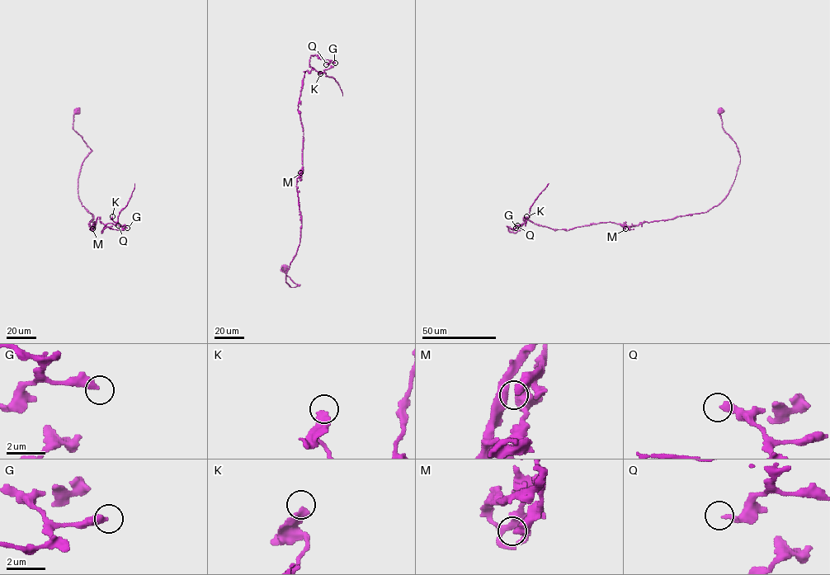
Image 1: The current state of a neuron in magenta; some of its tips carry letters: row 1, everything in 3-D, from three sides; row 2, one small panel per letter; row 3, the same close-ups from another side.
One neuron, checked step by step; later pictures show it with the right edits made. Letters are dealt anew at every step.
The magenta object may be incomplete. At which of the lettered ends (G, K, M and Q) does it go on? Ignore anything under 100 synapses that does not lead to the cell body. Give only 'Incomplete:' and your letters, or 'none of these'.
Incomplete: none of these

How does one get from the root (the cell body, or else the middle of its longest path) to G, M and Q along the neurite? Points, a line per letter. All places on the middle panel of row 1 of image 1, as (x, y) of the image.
G: (285, 267), (299, 285), (290, 287), (285, 275), (301, 225), (302, 81), (313, 68), (311, 56), (335, 63)
M: (285, 267), (280, 270), (299, 285), (290, 287), (285, 275), (299, 244), (296, 185), (300, 172)
Q: (285, 267), (299, 285), (285, 278), (301, 225), (298, 101), (310, 56), (326, 64)

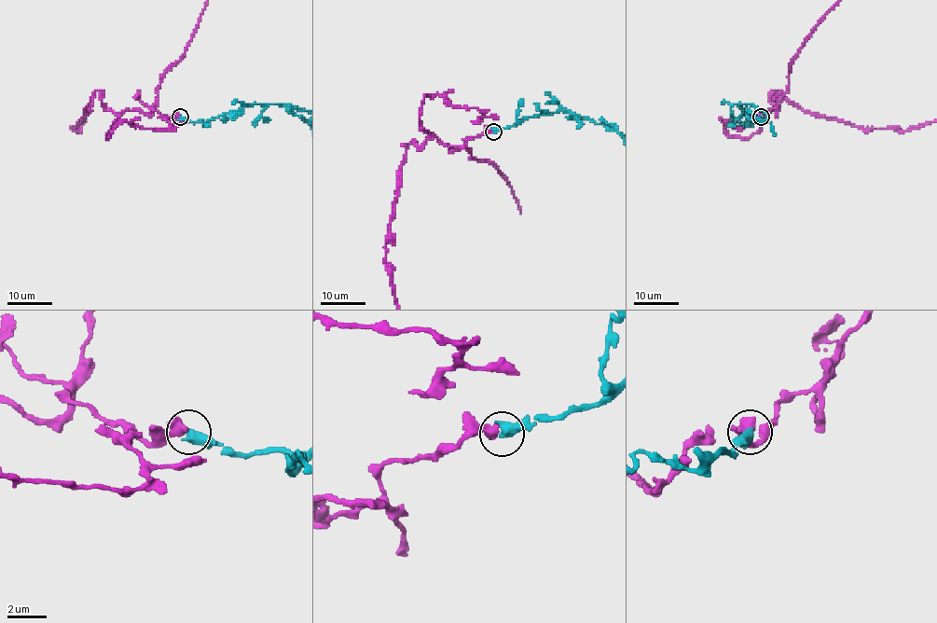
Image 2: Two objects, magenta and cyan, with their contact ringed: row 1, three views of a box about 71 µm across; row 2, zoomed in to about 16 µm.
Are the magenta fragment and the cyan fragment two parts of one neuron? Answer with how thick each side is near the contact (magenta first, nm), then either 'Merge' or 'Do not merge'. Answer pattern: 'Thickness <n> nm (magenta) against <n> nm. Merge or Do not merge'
Thickness 550 nm (magenta) against 550 nm. Do not merge

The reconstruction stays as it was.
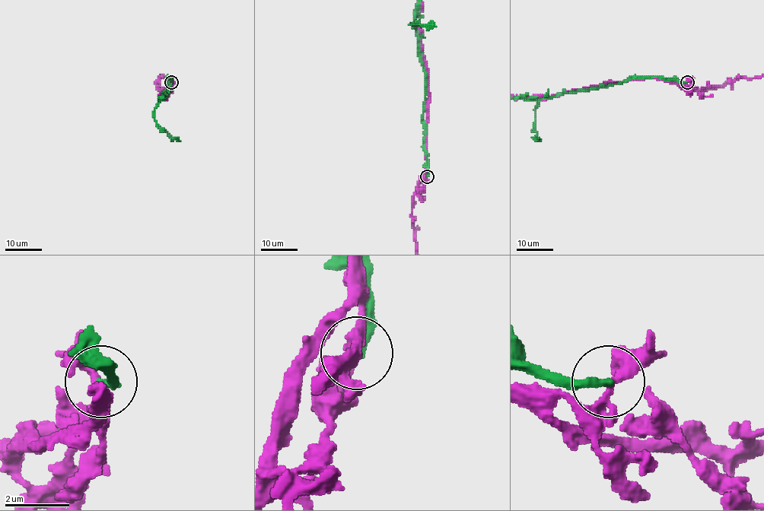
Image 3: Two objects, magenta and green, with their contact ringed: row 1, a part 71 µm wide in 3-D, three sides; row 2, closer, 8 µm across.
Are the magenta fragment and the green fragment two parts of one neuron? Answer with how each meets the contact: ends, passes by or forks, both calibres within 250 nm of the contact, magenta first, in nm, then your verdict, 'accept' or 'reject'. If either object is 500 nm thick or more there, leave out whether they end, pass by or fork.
magenta passes by | green ends | 260/260 nm | reject

